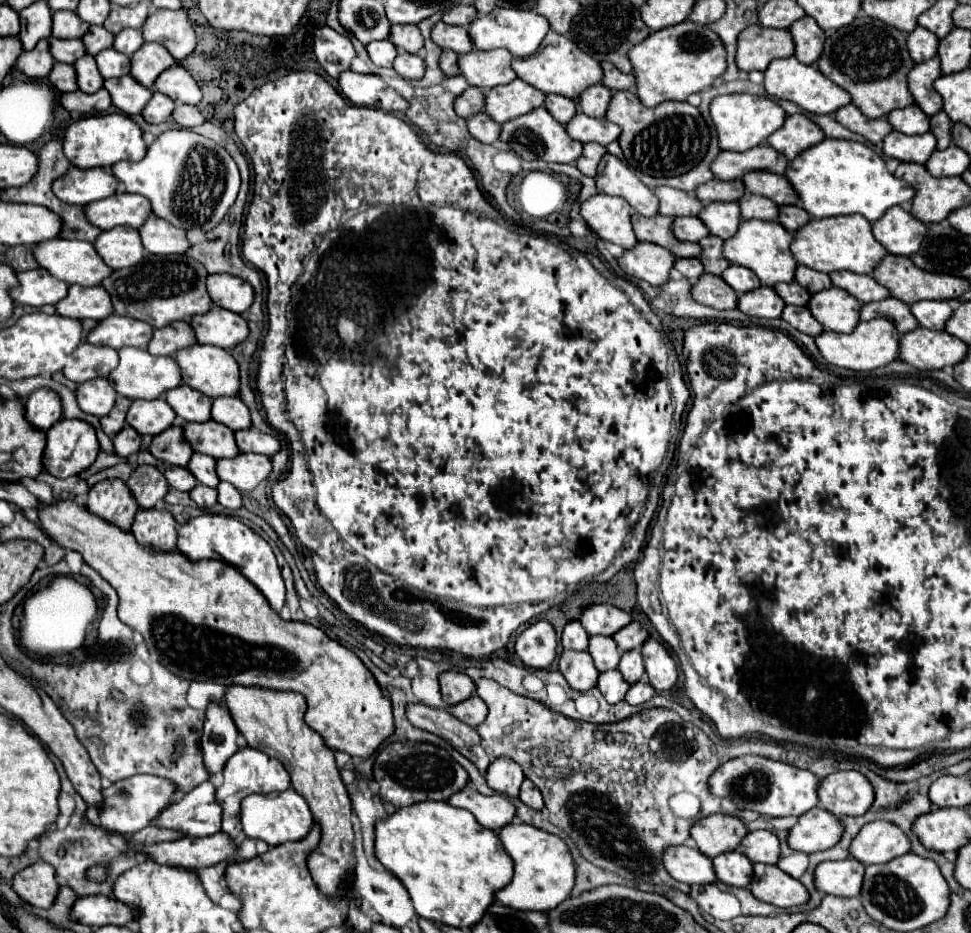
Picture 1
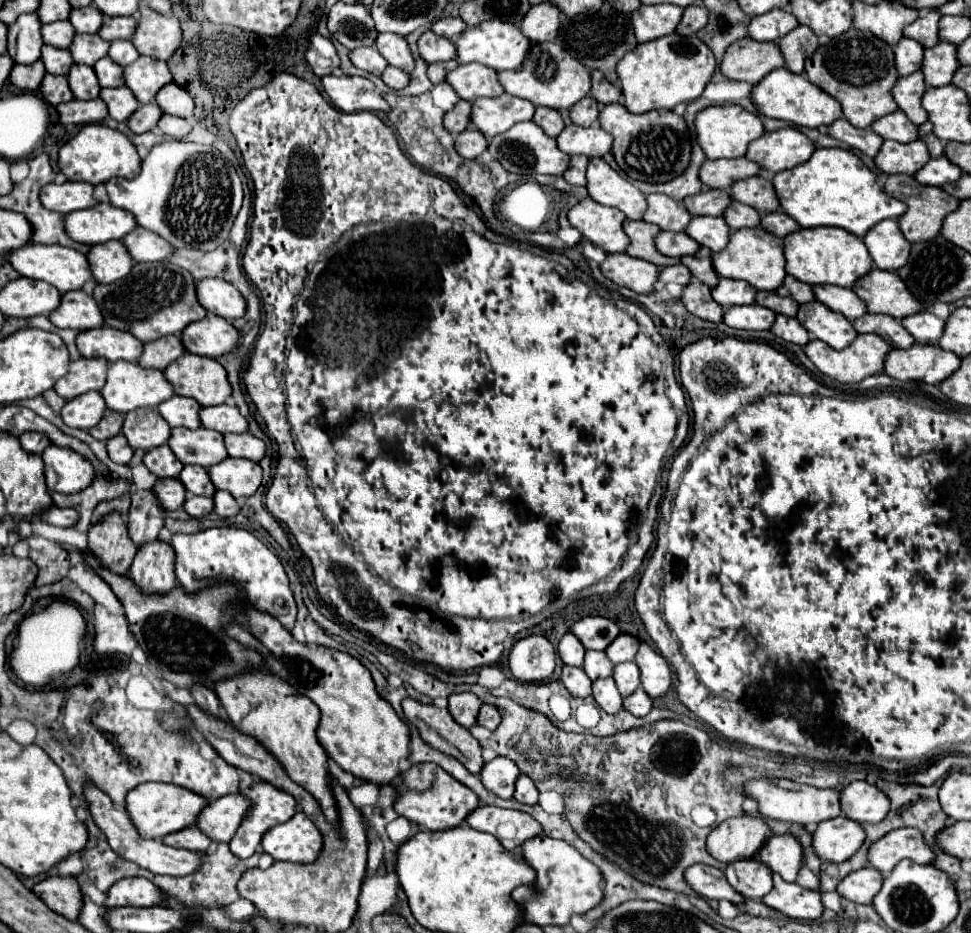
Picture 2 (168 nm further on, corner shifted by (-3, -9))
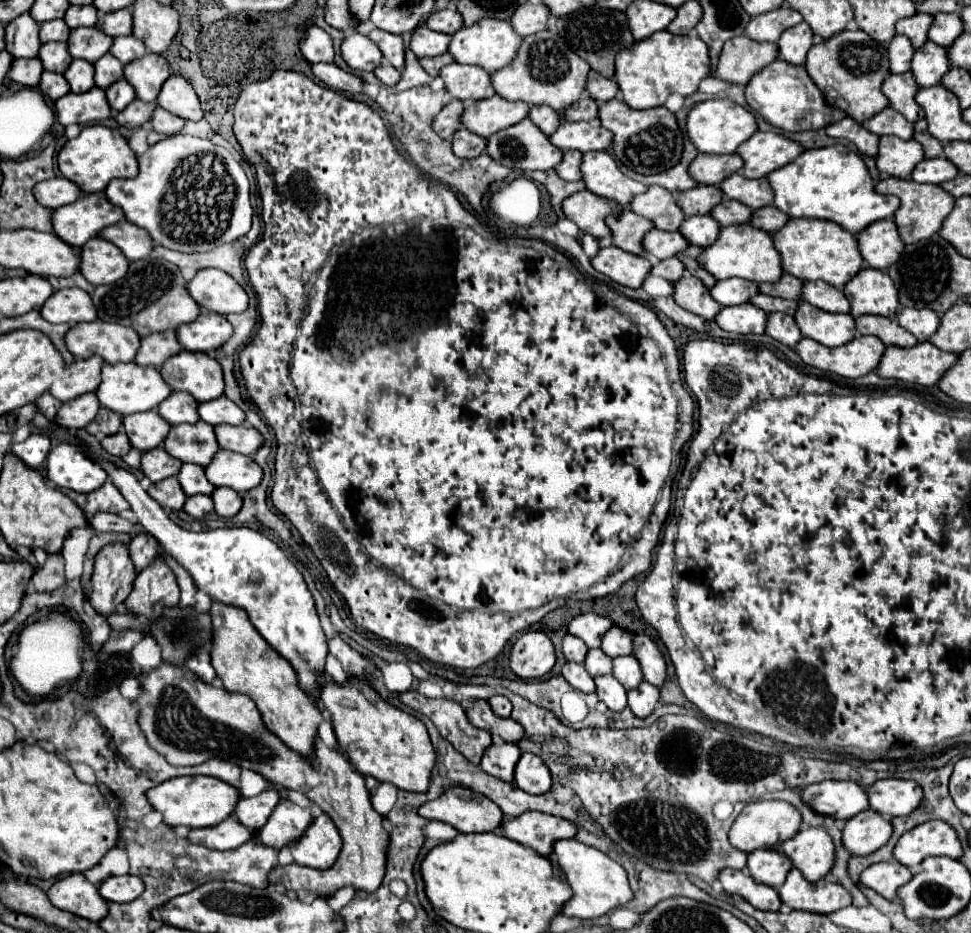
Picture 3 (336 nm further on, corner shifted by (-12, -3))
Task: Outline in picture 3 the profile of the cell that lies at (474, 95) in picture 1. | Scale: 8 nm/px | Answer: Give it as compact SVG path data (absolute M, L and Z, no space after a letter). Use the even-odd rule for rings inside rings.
M453 99L449 105L441 109L441 113L435 117L433 129L443 137L451 139L453 133L461 127L461 113L463 113L463 103L459 99Z

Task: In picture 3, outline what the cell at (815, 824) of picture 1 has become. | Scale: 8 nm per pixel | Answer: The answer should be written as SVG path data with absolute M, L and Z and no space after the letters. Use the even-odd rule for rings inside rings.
M867 809L847 819L843 827L843 847L851 855L869 855L877 851L891 835L891 823L877 811Z

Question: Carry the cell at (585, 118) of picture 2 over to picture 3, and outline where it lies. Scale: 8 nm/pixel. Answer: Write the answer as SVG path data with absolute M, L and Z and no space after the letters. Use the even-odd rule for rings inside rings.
M581 97L575 105L571 105L567 111L565 111L565 119L567 121L573 121L573 119L583 119L583 121L591 121L595 119L599 113L599 107L597 107L597 101L593 97Z

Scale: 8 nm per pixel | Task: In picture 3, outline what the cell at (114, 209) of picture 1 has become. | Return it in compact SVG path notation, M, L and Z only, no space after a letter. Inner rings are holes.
M89 193L89 195L83 195L81 199L77 199L77 203L55 209L53 211L53 229L55 229L57 237L61 237L65 243L69 243L73 247L83 247L91 237L97 237L105 227L111 227L111 225L119 223L121 219L125 219L121 207L113 207L113 203L109 199Z

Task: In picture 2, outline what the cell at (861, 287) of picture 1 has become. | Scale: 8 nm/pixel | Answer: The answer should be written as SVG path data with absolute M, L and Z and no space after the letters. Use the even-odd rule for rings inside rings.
M814 285L812 293L818 303L826 305L836 313L842 313L844 317L848 317L848 321L854 321L856 317L866 313L864 303L856 297L852 289L844 289L836 285Z

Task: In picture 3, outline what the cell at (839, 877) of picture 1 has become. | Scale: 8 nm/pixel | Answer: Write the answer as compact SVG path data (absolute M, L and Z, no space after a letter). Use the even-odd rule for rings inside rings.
M887 861L887 863L875 863L869 865L863 873L861 873L861 883L873 891L877 891L879 895L883 895L889 901L897 901L897 887L901 887L903 883L907 883L913 877L913 873L897 863L897 861Z

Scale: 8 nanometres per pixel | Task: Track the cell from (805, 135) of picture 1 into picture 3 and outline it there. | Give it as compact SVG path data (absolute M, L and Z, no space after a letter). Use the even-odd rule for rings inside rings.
M757 131L737 149L745 161L741 173L749 179L767 177L771 171L797 159L803 151L805 147L801 143L787 139L777 131Z

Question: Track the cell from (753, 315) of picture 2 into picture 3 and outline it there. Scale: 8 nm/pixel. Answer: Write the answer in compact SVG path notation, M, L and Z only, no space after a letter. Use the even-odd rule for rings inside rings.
M745 303L741 307L723 307L715 317L717 325L725 331L733 333L765 333L767 313L753 303Z

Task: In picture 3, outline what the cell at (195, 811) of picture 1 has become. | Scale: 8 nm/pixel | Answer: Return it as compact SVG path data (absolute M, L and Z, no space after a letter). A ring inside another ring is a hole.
M263 791L255 797L241 797L233 809L233 817L251 831L257 831L267 823L267 817L271 815L275 803L279 803L277 791Z

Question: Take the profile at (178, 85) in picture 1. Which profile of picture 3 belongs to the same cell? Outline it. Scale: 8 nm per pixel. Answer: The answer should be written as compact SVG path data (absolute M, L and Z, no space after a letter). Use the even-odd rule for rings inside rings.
M171 75L165 81L165 87L161 87L157 103L163 109L167 109L173 115L179 115L183 119L199 121L203 117L197 93L193 91L191 83L185 81L185 79L181 79L181 77L175 77L175 75Z

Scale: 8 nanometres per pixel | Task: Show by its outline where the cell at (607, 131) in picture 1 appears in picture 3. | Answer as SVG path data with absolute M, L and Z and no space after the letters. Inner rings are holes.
M563 121L561 127L549 139L555 143L555 147L563 151L579 149L581 153L587 153L587 151L605 151L613 141L613 133L601 125L593 125L587 121L577 123Z

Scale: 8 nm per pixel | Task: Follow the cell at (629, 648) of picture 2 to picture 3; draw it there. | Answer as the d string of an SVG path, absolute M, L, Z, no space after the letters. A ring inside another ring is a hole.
M611 627L609 635L605 635L601 649L611 657L631 655L633 653L633 635L621 627Z

